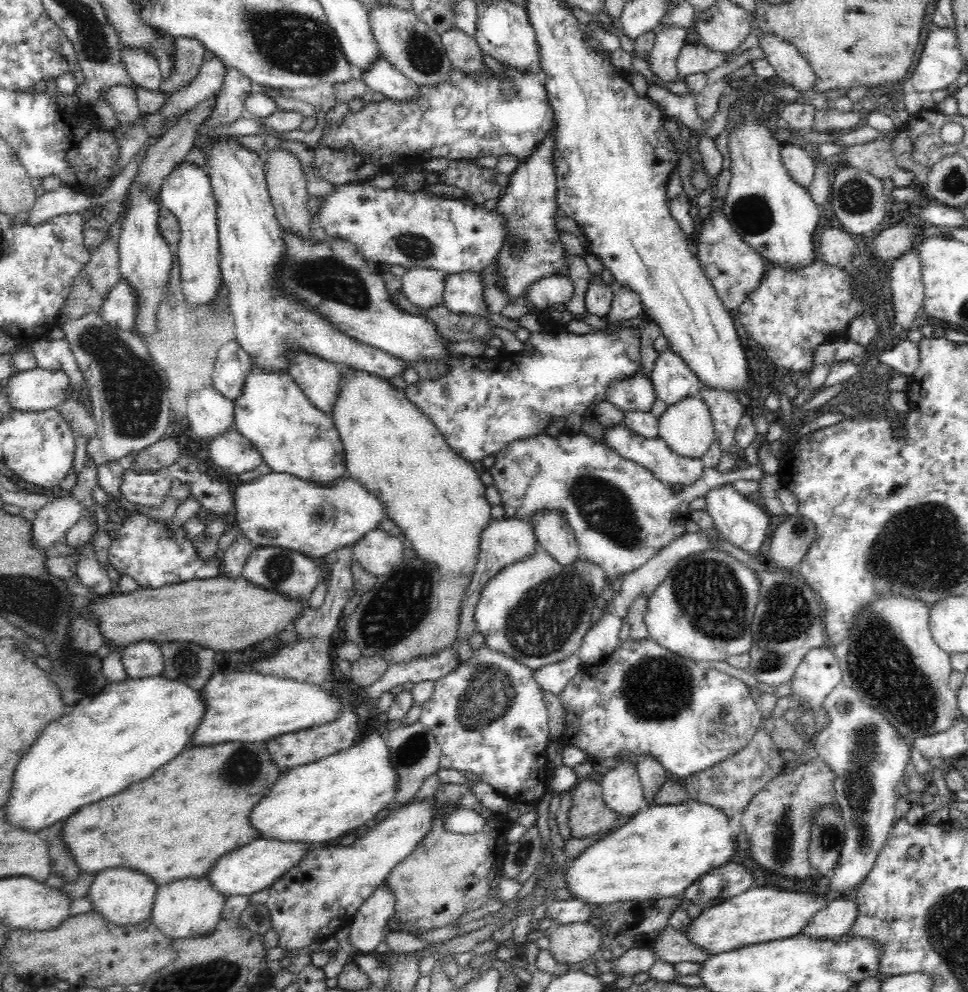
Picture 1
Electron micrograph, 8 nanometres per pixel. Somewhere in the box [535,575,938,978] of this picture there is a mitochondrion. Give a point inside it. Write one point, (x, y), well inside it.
(863, 752)

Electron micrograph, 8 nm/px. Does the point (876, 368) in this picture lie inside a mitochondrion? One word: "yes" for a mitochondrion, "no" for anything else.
yes

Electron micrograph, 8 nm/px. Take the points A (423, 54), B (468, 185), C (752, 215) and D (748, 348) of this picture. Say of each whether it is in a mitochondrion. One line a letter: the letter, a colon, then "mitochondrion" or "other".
A: mitochondrion
B: other
C: mitochondrion
D: other

